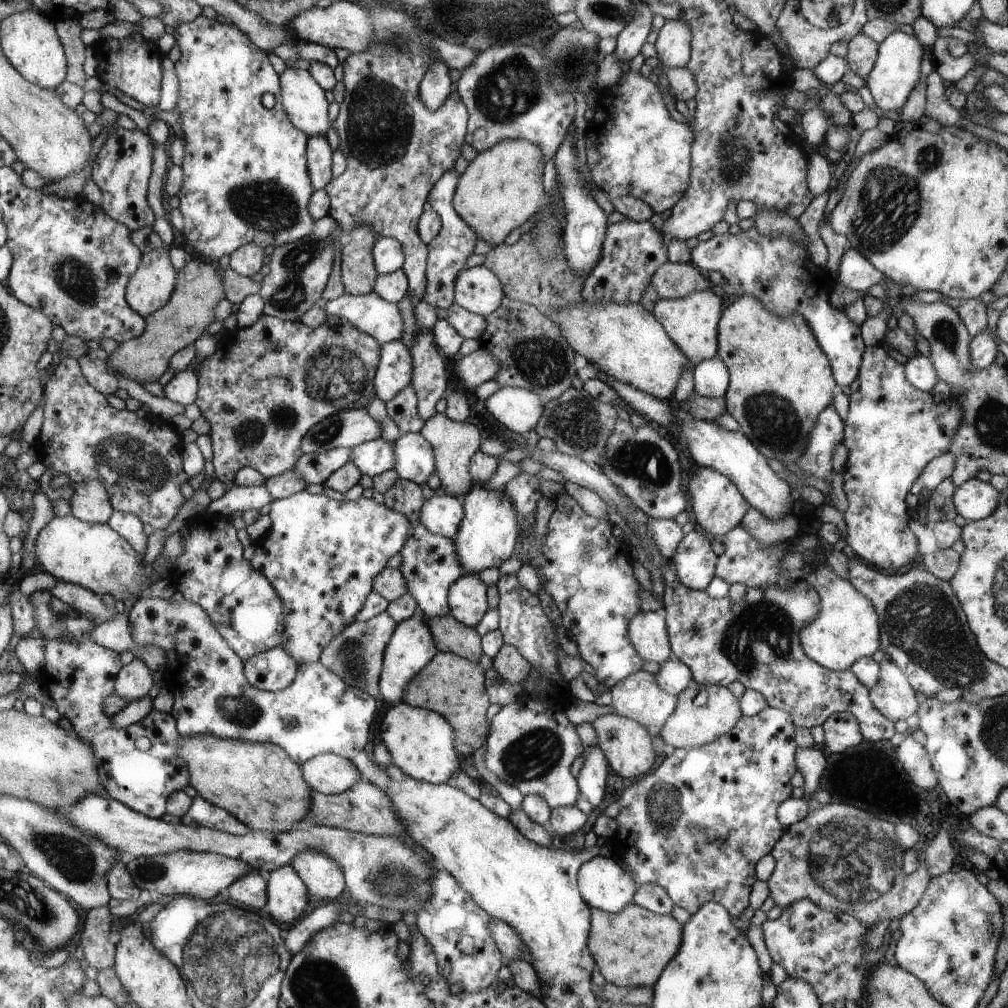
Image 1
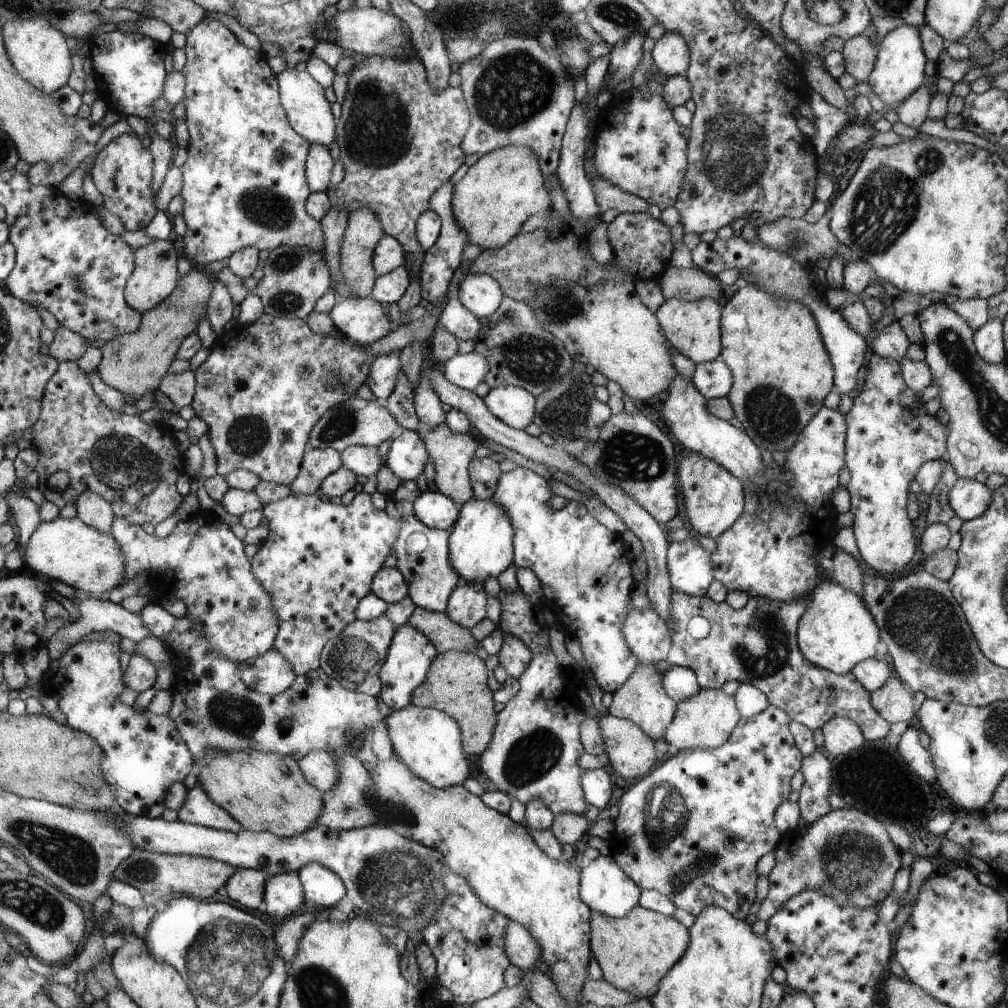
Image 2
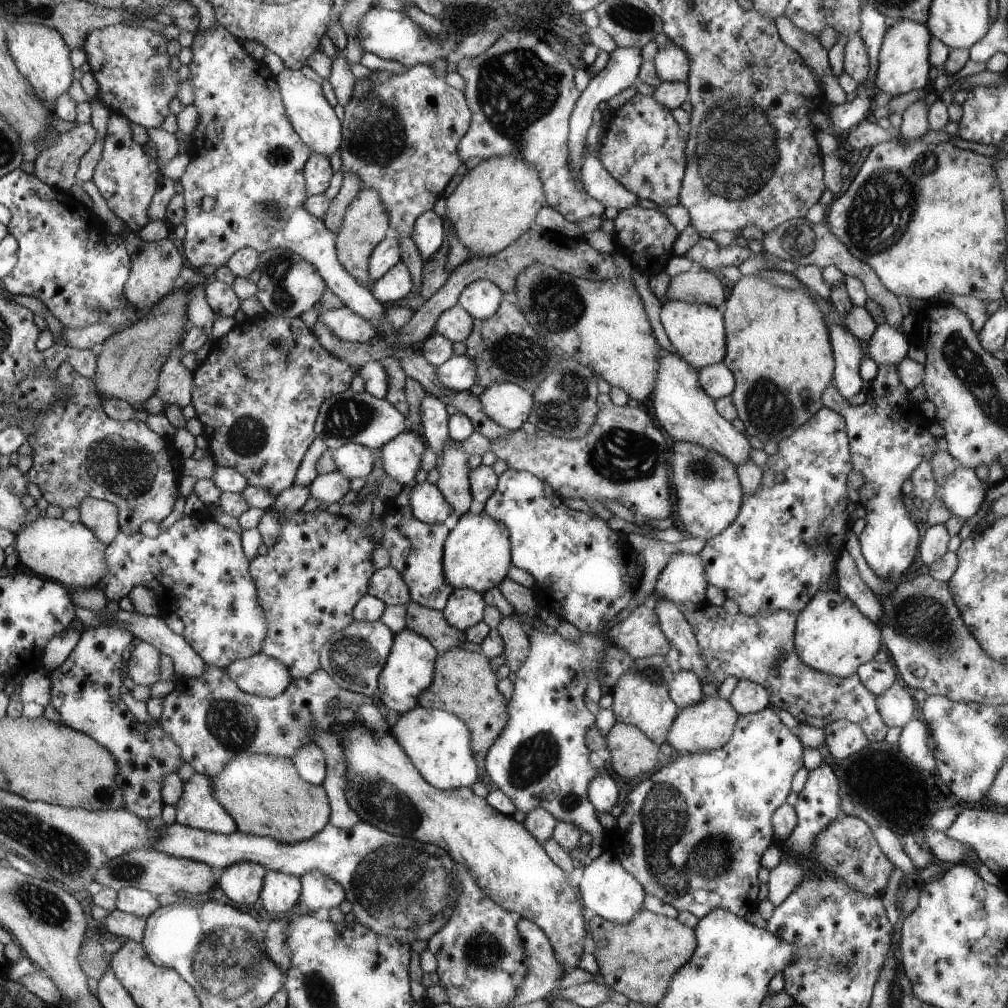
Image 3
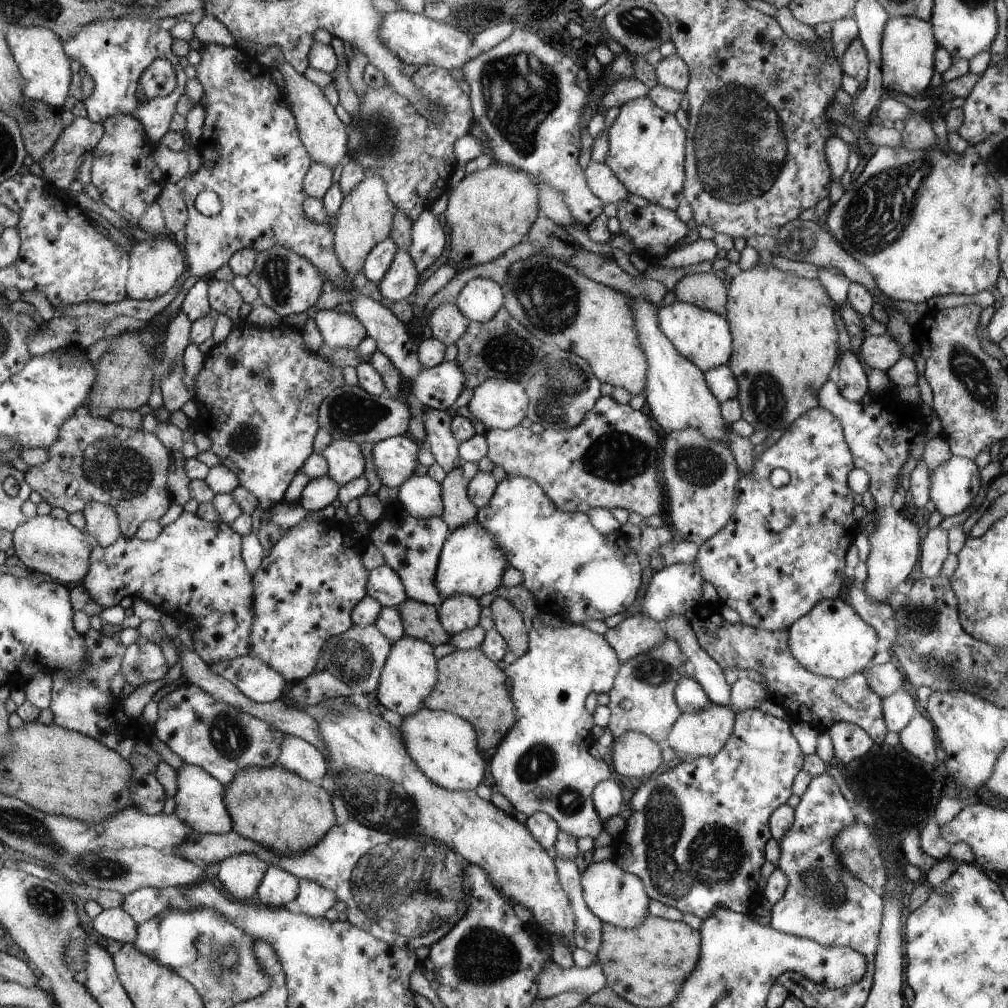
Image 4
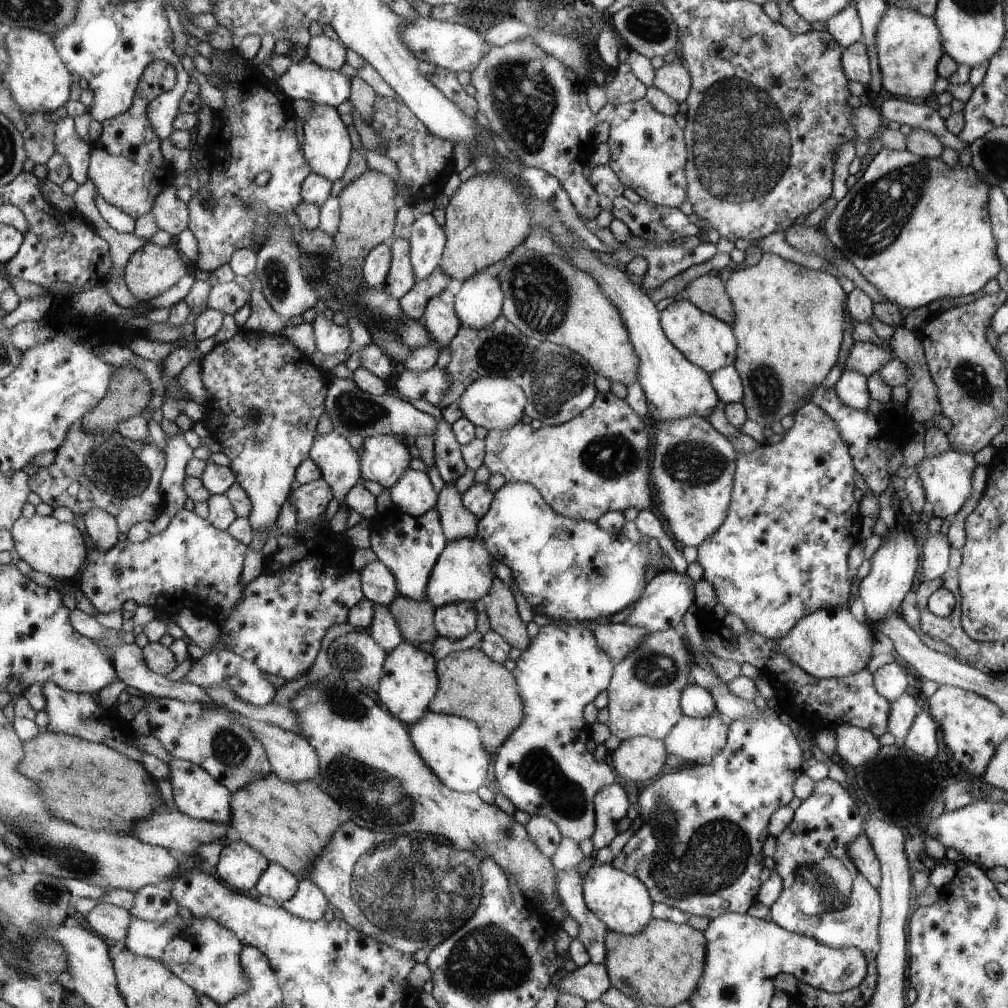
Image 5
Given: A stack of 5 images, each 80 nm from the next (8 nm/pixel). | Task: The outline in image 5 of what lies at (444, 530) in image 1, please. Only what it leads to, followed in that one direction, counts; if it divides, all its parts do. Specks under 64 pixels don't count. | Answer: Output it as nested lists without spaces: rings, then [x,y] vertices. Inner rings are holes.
[[[413,469],[407,470],[401,480],[390,488],[390,492],[393,506],[414,517],[436,509],[440,500],[440,494],[434,490],[427,472]]]

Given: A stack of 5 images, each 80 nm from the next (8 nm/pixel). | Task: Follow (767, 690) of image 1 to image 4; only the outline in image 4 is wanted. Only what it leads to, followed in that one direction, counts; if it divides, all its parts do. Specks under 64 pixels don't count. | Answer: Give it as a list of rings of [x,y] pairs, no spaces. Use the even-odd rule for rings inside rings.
[[[701,602],[683,615],[694,629],[700,646],[723,671],[736,666],[742,675],[748,671],[757,672],[762,682],[766,682],[770,702],[787,710],[792,720],[806,722],[820,733],[837,722],[852,723],[862,728],[876,745],[884,744],[884,737],[889,731],[885,723],[884,700],[869,686],[869,679],[863,672],[845,679],[814,674],[792,654],[788,630],[769,631],[742,621],[730,624],[721,615],[720,606],[720,602]]]

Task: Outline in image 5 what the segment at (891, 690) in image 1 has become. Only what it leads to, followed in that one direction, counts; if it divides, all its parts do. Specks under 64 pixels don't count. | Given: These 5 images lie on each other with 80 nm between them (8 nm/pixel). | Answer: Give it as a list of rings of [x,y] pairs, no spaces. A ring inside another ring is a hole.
[[[910,691],[891,702],[888,731],[898,739],[898,743],[901,743],[908,734],[914,719],[922,710],[922,707],[918,706],[916,698],[910,694]]]

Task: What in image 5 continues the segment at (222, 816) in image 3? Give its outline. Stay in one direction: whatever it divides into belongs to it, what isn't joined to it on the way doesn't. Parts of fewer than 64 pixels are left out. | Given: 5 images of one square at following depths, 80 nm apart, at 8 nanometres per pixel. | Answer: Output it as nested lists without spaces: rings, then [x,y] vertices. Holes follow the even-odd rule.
[[[174,759],[169,764],[171,775],[170,784],[173,788],[173,799],[175,807],[190,818],[214,823],[217,825],[228,825],[231,822],[231,802],[233,793],[229,791],[220,781],[215,779],[209,771],[204,770],[197,764],[189,763],[182,759]]]

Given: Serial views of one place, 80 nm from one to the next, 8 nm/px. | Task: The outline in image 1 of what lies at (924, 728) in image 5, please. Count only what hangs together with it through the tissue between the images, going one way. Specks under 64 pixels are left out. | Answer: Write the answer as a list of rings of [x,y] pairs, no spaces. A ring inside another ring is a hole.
[[[909,735],[901,740],[896,752],[897,759],[916,786],[924,790],[932,790],[939,783],[937,772],[933,769],[924,745],[914,741]]]

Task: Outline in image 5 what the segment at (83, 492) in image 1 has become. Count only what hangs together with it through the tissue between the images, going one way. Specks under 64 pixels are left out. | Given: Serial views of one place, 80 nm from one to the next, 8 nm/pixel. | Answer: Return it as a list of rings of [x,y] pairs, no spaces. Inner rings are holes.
[[[103,508],[90,509],[83,514],[88,541],[99,549],[110,550],[119,540],[119,526],[114,515],[107,513]]]

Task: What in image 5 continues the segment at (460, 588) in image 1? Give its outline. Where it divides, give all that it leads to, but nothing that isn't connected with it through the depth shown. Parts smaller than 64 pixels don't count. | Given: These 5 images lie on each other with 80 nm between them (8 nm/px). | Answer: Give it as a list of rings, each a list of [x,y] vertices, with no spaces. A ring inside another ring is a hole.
[[[460,601],[436,608],[433,622],[440,637],[461,639],[477,628],[478,610],[472,601]]]

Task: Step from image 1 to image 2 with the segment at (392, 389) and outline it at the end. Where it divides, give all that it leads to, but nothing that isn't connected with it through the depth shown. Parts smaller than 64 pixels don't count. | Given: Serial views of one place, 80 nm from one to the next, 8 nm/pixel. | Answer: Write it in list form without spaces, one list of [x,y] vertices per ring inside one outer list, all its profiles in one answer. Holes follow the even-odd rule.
[[[401,352],[380,354],[370,364],[370,374],[366,378],[366,384],[378,400],[384,401],[390,397],[398,374],[403,372],[400,354]]]

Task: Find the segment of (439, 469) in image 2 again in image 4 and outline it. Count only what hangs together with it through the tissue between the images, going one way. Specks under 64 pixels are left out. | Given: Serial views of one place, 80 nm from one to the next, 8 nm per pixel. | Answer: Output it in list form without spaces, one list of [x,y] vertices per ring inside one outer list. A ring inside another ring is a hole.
[[[458,465],[446,473],[441,482],[441,498],[444,504],[441,517],[450,526],[451,532],[476,521],[477,506],[471,501],[462,466]]]

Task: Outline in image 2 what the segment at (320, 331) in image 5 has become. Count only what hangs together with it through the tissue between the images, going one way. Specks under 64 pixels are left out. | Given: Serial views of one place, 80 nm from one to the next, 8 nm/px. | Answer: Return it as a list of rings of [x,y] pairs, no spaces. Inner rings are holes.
[[[370,297],[338,298],[328,316],[341,336],[358,344],[372,344],[396,328],[388,310]]]

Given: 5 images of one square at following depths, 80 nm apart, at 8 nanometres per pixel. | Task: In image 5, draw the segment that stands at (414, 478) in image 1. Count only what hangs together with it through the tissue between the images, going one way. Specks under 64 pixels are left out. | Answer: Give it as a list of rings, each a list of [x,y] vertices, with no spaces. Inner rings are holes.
[[[390,435],[368,437],[361,455],[361,478],[373,480],[383,487],[392,488],[410,466],[408,444]]]

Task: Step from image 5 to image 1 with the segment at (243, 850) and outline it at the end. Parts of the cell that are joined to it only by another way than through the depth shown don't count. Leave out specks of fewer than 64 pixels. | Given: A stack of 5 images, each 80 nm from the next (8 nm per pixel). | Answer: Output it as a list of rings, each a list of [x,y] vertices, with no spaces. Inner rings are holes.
[[[251,871],[230,885],[228,894],[240,906],[250,906],[246,910],[263,910],[268,901],[268,880]]]

